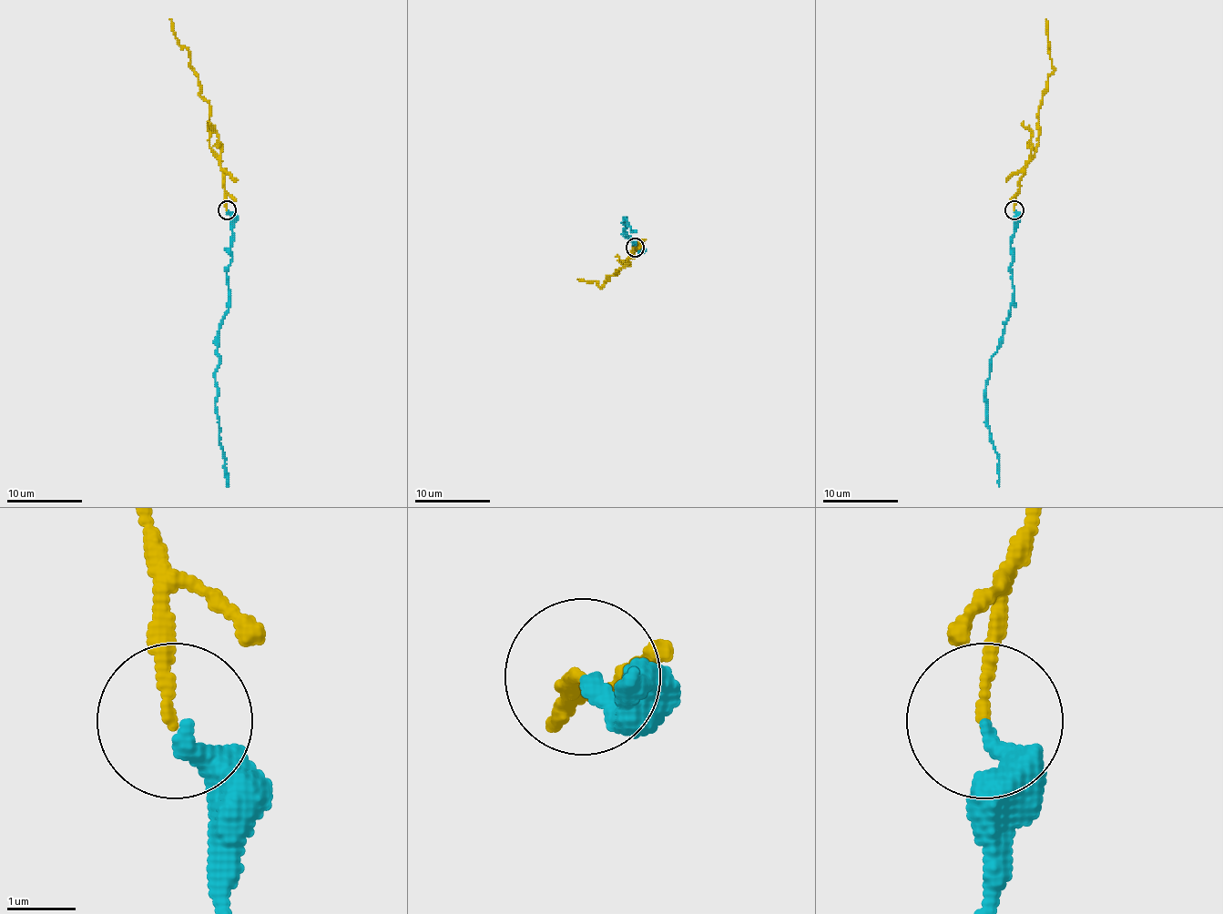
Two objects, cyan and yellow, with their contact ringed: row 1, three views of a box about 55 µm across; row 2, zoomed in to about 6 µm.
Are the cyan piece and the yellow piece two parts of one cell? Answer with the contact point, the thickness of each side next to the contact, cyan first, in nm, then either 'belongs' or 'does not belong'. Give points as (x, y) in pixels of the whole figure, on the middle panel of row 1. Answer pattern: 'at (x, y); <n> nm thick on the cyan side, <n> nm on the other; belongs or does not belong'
at (635, 248); 280 nm thick on the cyan side, 150 nm on the other; belongs

